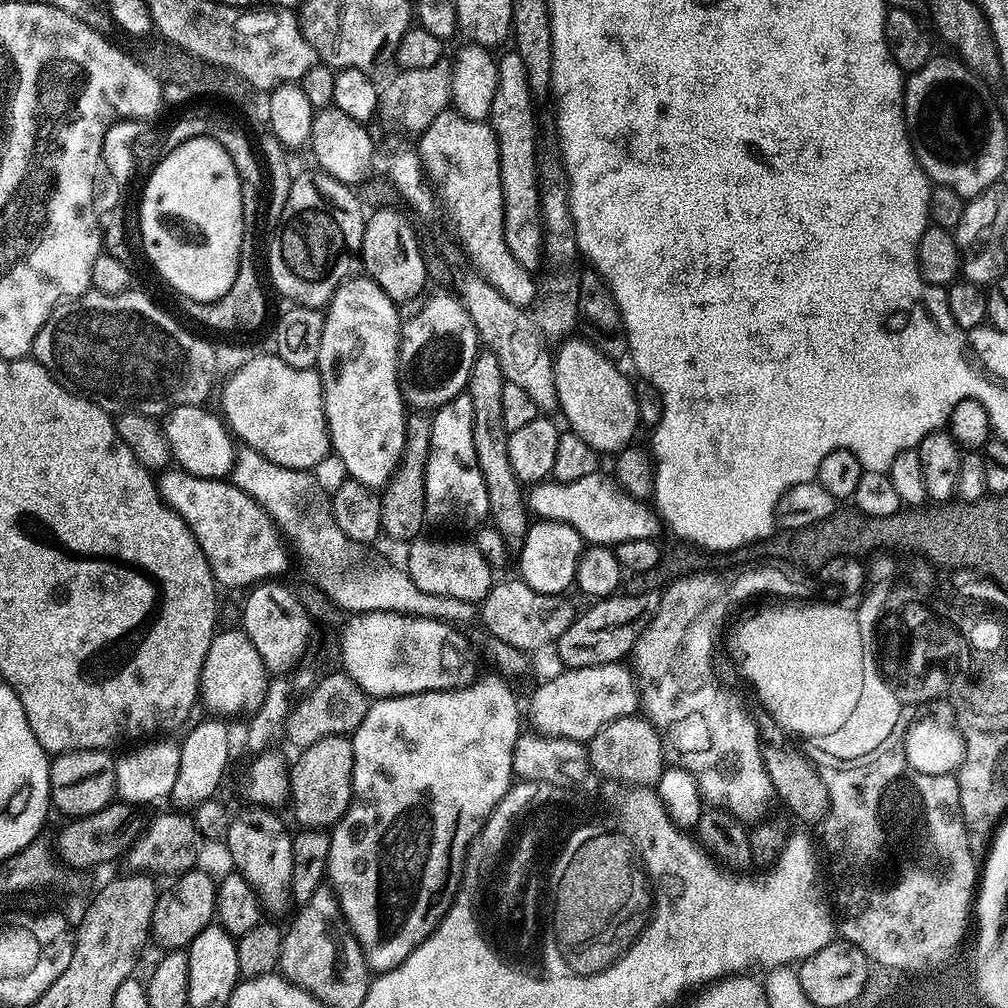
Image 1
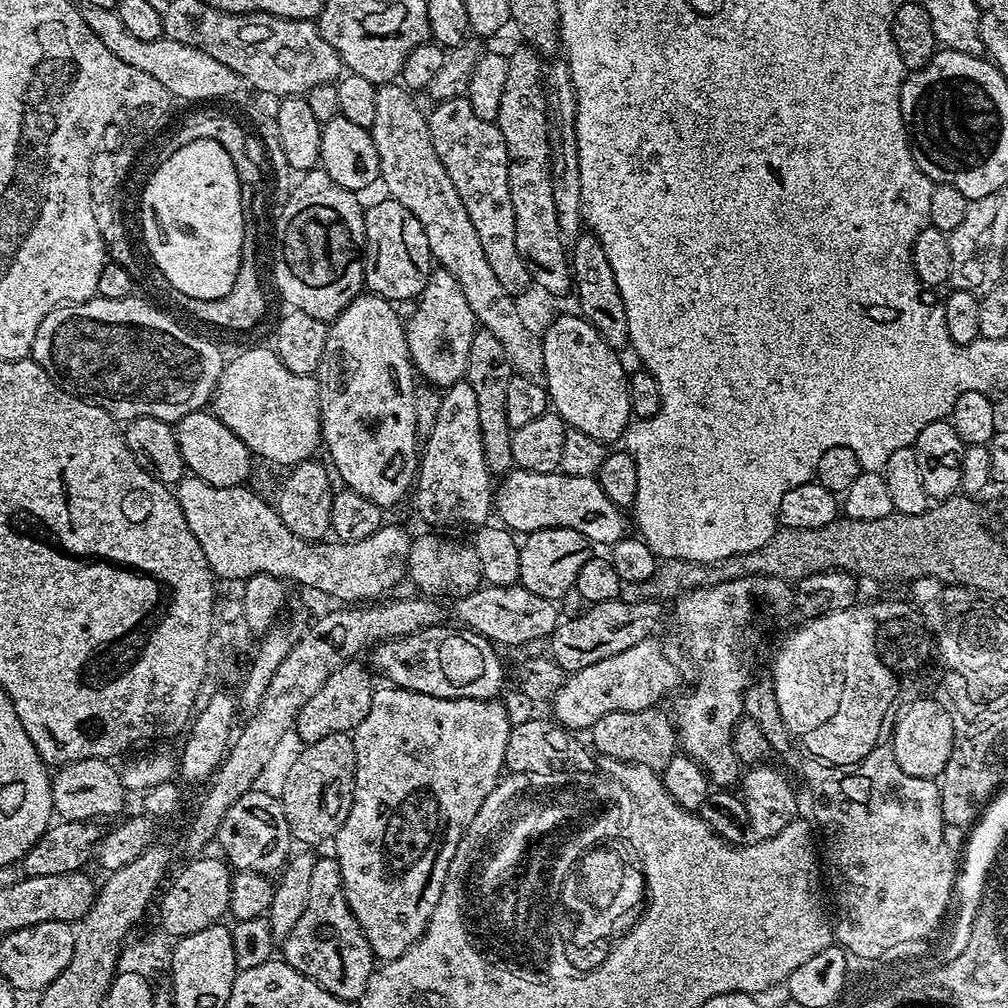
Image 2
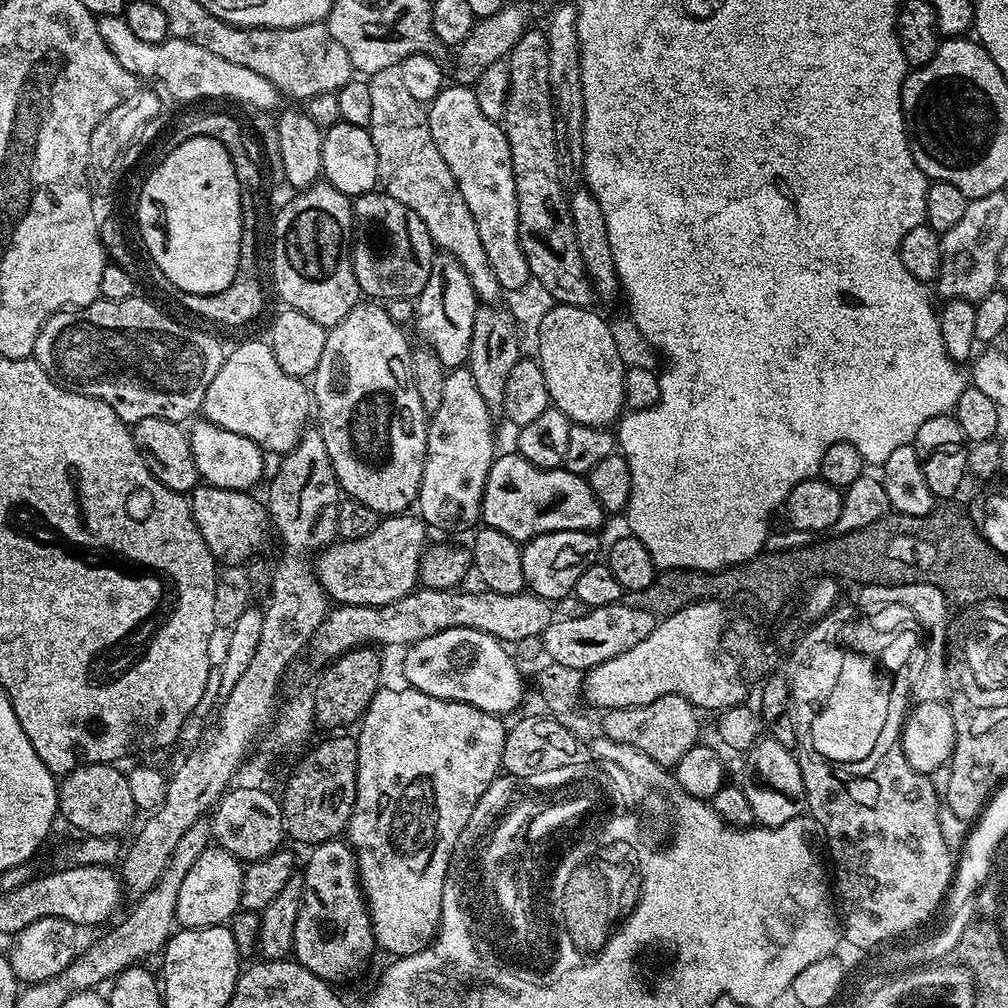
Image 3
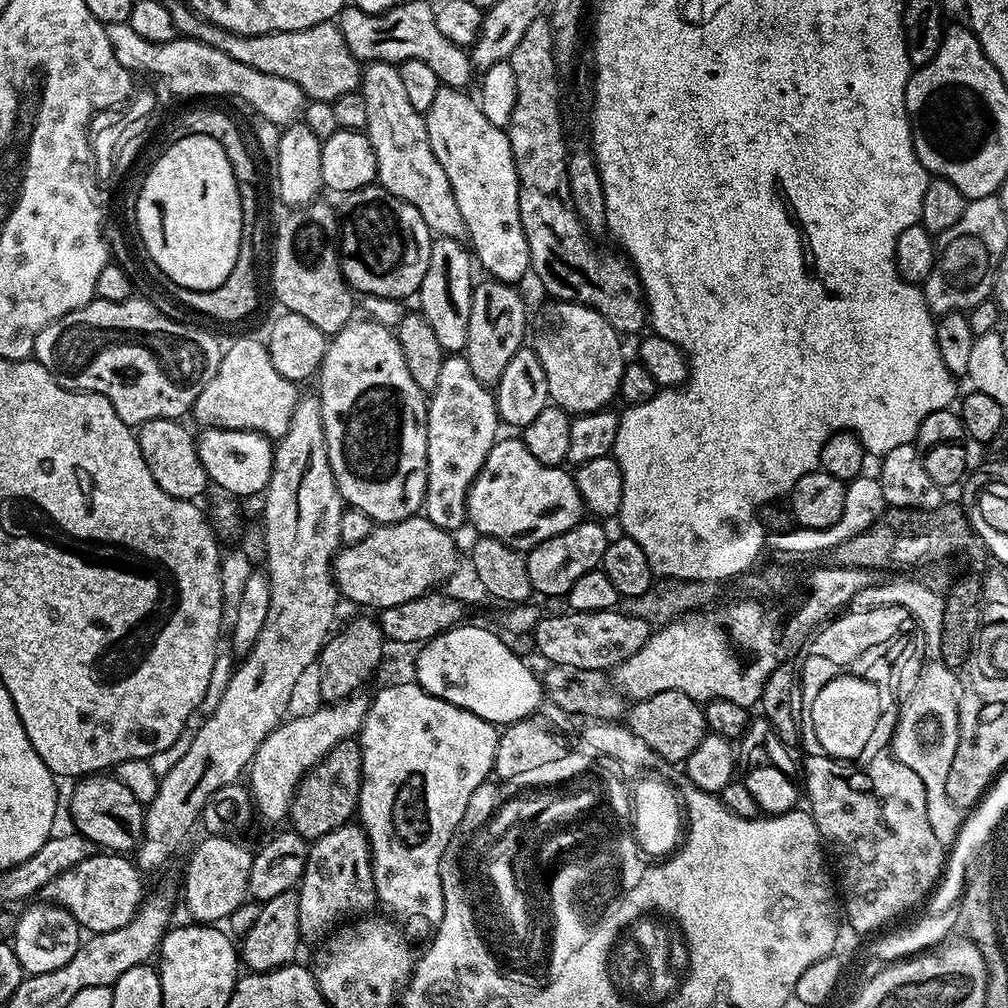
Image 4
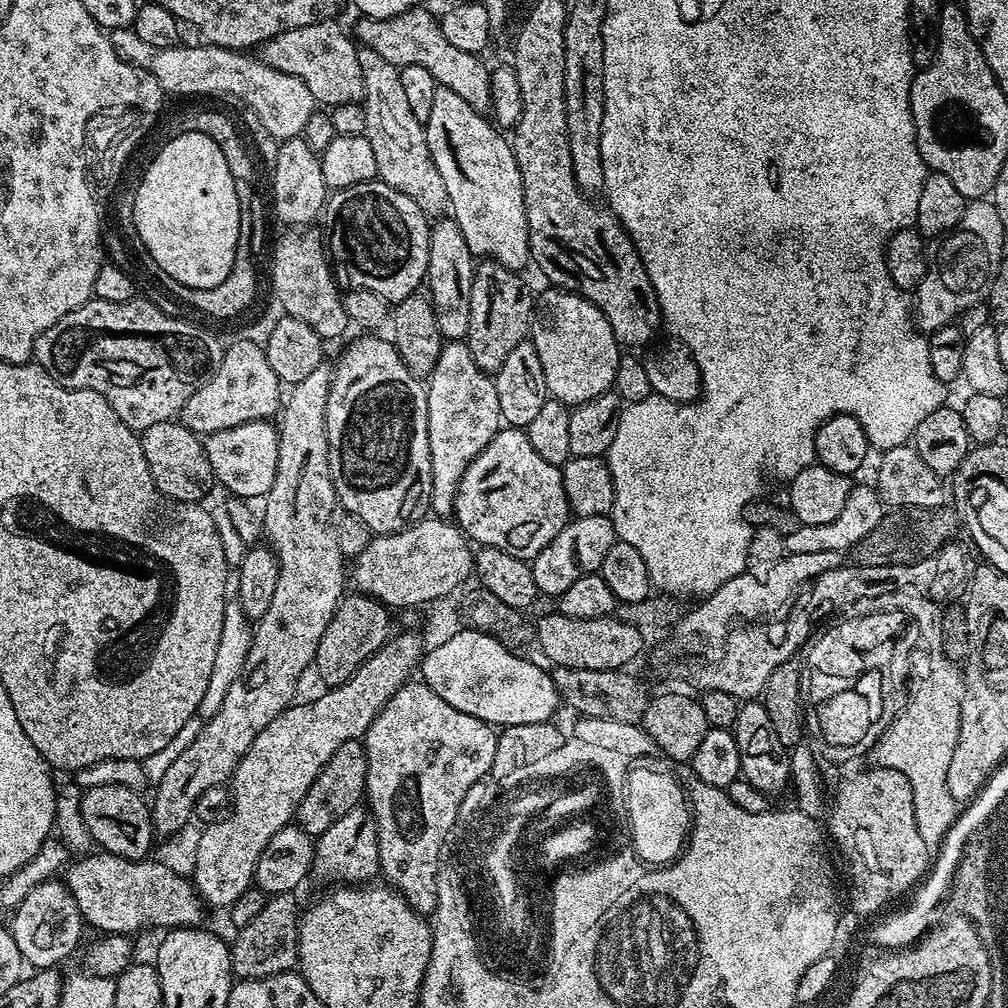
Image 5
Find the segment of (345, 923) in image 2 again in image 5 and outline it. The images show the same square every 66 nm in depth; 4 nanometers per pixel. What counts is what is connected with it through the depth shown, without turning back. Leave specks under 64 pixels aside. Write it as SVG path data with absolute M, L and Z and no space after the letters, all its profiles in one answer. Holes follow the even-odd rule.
M364 806L347 811L329 830L315 839L311 875L320 880L333 880L336 886L363 886L379 875L380 855L376 819Z

